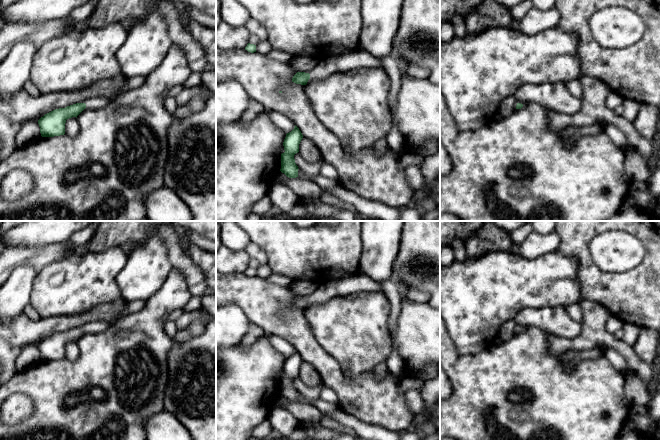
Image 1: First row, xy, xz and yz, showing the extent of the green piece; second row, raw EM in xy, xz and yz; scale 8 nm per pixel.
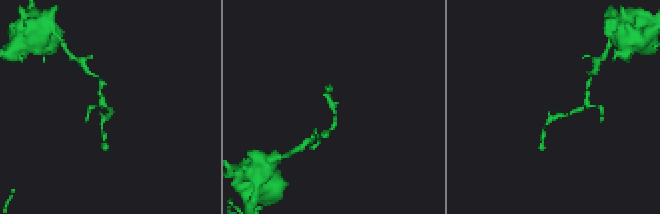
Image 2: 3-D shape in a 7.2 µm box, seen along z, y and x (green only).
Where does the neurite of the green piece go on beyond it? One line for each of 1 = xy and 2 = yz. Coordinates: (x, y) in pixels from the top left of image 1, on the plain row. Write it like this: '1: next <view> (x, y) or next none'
1: next xy (96, 326)
2: next none

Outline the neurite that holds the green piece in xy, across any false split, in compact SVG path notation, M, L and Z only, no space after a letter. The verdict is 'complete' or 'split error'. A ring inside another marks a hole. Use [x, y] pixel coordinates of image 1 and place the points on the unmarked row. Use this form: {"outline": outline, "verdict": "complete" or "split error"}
{"outline": "M93 321L85 327L76 327L65 332L55 333L38 344L42 361L54 361L65 358L66 344L76 341L87 331L89 333L99 333L108 329L110 322Z", "verdict": "split error"}

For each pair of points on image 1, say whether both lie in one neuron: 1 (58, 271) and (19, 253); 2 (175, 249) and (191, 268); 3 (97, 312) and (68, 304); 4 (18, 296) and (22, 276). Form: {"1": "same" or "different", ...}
{"1": "different", "2": "same", "3": "different", "4": "same"}

